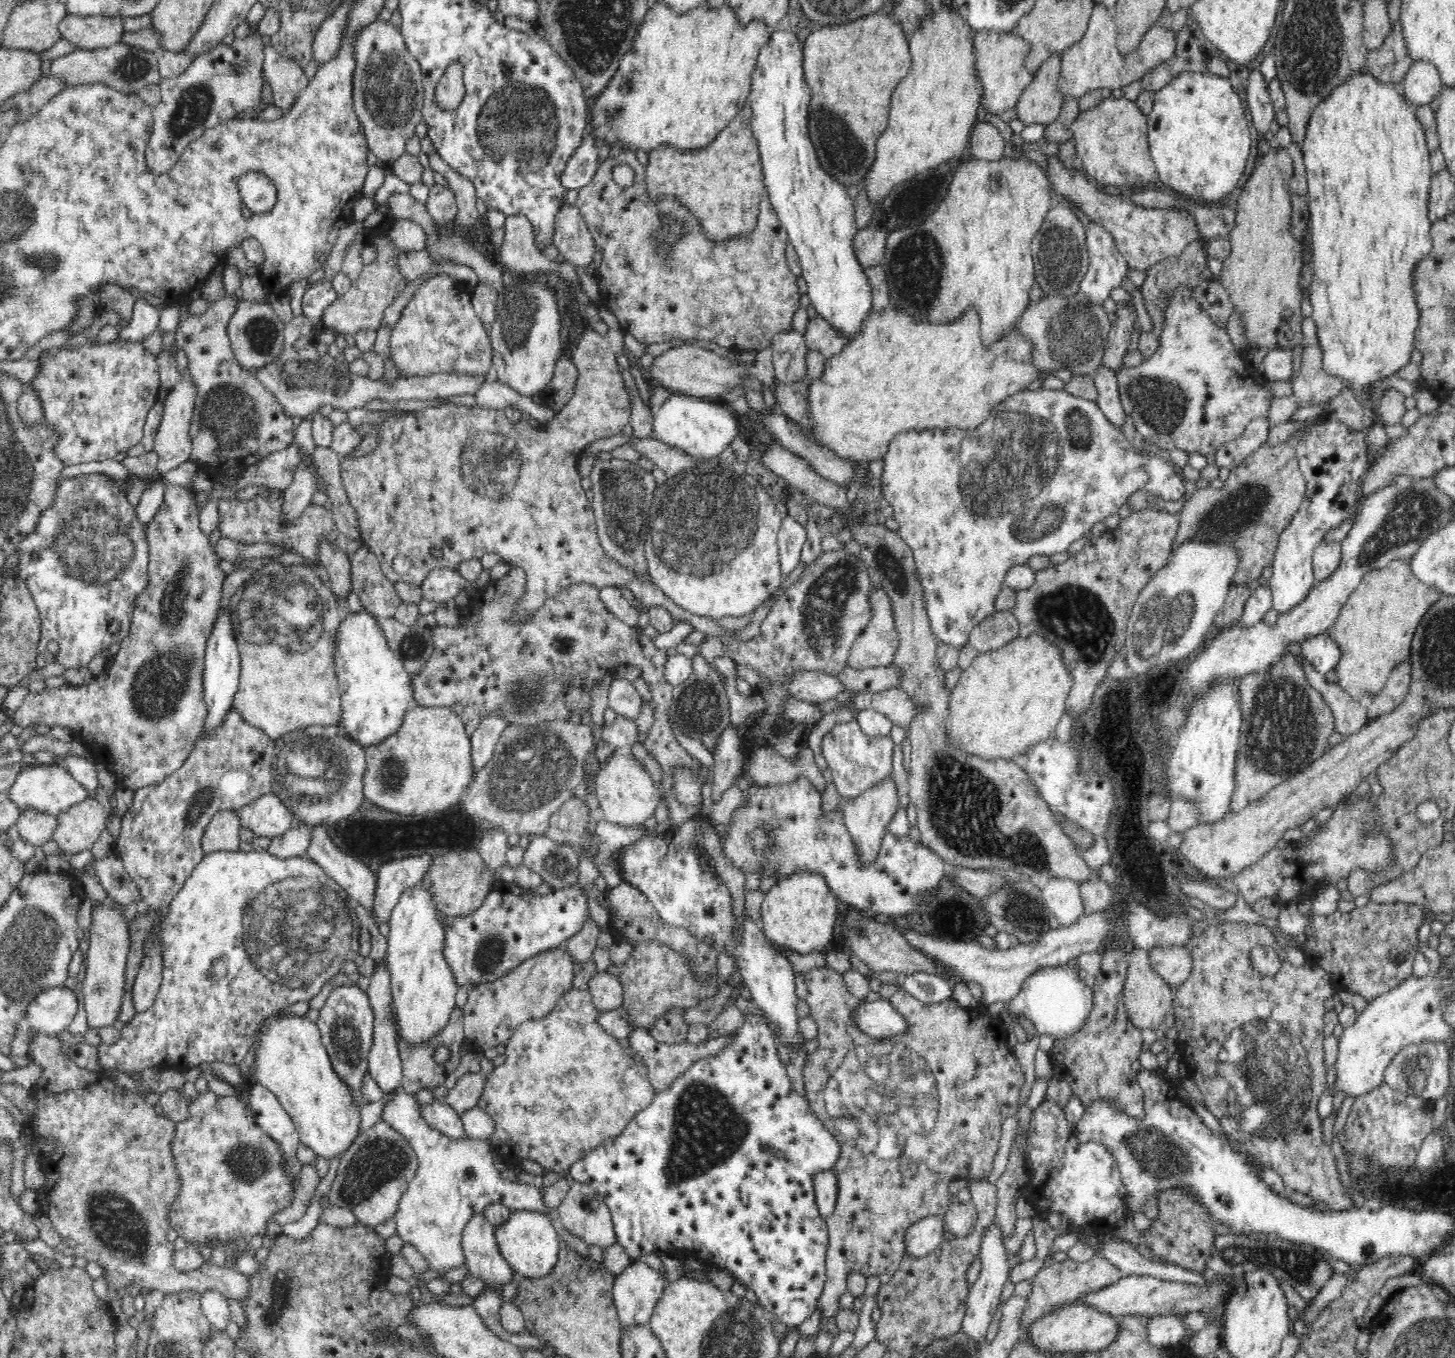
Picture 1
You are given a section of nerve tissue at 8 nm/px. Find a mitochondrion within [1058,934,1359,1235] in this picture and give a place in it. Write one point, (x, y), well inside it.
(1263, 1089)

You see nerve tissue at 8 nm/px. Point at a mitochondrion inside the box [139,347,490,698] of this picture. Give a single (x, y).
(288, 610)

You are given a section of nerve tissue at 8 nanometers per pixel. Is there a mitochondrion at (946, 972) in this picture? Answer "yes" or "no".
no

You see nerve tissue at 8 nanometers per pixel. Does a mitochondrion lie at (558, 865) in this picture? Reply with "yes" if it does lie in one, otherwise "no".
yes

